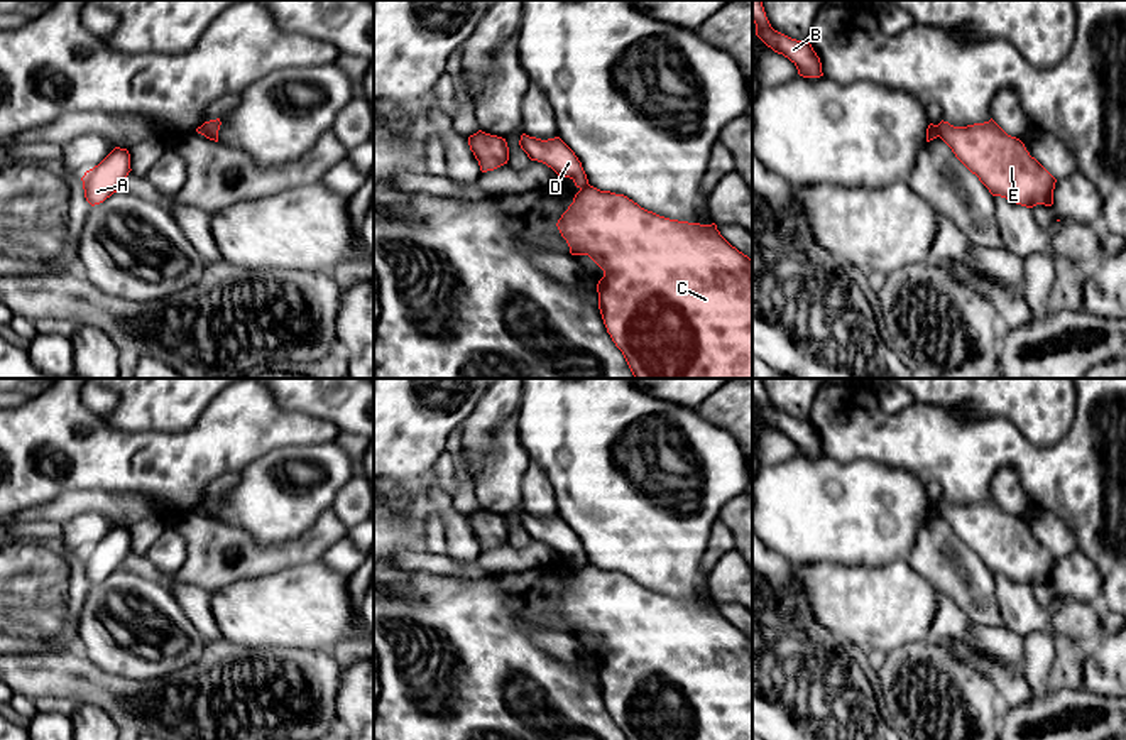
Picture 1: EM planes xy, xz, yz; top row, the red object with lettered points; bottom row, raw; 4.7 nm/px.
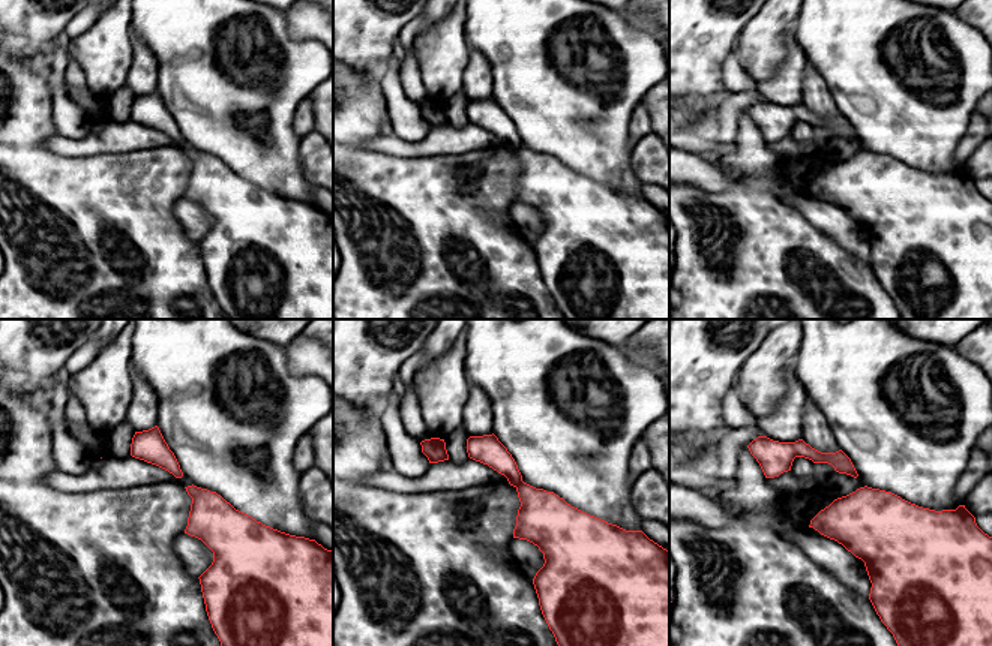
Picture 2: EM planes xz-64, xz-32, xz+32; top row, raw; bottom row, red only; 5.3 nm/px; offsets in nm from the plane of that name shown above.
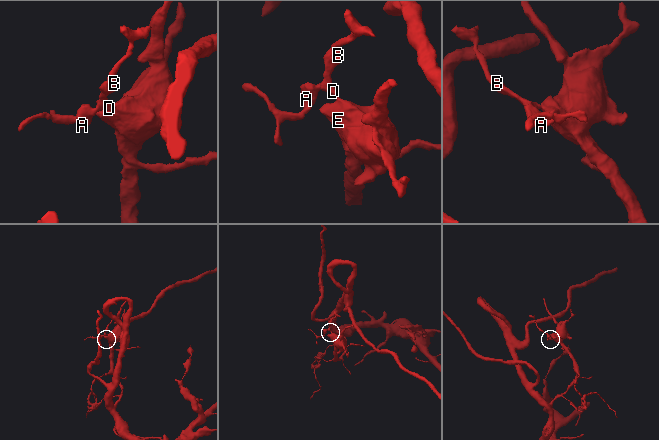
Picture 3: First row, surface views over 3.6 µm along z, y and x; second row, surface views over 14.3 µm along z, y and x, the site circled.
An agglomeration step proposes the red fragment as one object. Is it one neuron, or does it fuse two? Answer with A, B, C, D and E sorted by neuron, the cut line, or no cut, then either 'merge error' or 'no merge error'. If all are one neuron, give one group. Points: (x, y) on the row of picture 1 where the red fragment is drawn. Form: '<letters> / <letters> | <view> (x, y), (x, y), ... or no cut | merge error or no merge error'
A B D / C E | yz (935, 125), (939, 136) | merge error

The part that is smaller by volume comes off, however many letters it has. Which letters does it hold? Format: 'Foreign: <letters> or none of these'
Foreign: A, B, D

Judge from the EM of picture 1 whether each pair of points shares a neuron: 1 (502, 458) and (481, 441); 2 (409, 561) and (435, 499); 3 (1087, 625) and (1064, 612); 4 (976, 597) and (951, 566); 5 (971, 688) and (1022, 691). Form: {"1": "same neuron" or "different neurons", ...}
{"1": "different neurons", "2": "different neurons", "3": "same neuron", "4": "same neuron", "5": "different neurons"}

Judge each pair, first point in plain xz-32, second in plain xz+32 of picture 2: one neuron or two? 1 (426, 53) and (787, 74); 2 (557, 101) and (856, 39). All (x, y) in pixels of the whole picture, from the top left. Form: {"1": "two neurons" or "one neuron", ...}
{"1": "one neuron", "2": "one neuron"}

